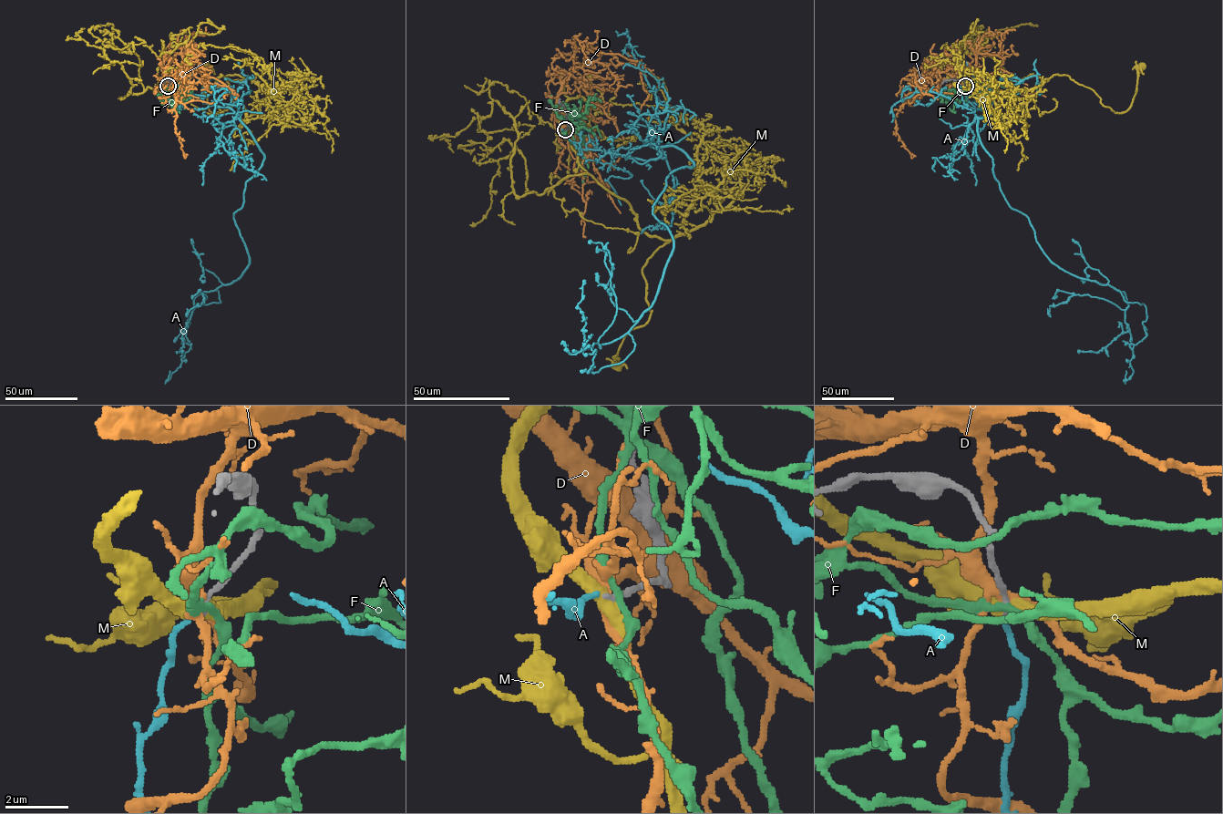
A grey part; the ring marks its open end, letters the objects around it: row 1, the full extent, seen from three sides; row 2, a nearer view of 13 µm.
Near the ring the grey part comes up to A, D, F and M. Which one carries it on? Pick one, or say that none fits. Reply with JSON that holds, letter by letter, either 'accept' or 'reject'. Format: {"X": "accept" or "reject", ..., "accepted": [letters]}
{"A": "accept", "D": "reject", "F": "reject", "M": "reject", "accepted": ["A"]}

